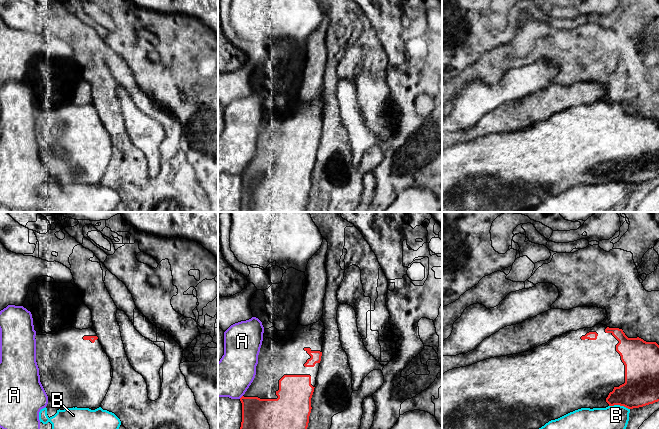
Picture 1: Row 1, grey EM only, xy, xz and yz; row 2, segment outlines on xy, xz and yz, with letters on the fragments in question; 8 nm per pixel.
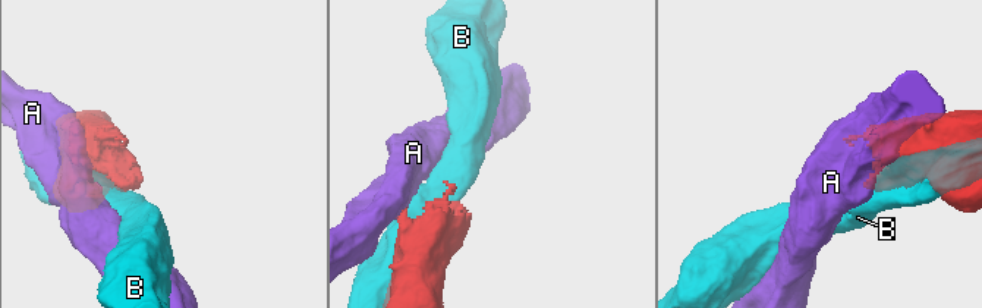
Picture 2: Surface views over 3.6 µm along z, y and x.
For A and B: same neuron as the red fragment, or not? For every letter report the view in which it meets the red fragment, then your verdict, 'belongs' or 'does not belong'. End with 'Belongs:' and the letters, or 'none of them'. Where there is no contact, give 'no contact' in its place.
A: meets red in xz; does not belong
B: meets red in yz; does not belong
Belongs: none of them

